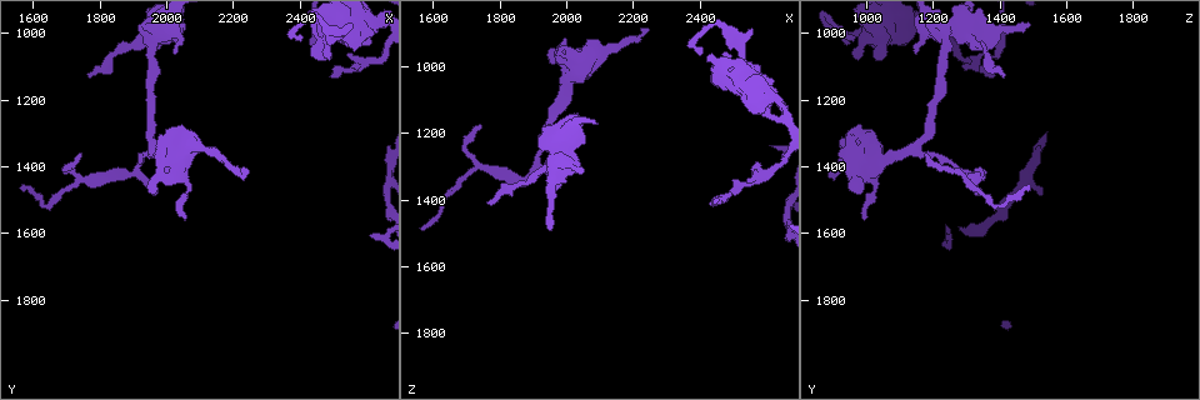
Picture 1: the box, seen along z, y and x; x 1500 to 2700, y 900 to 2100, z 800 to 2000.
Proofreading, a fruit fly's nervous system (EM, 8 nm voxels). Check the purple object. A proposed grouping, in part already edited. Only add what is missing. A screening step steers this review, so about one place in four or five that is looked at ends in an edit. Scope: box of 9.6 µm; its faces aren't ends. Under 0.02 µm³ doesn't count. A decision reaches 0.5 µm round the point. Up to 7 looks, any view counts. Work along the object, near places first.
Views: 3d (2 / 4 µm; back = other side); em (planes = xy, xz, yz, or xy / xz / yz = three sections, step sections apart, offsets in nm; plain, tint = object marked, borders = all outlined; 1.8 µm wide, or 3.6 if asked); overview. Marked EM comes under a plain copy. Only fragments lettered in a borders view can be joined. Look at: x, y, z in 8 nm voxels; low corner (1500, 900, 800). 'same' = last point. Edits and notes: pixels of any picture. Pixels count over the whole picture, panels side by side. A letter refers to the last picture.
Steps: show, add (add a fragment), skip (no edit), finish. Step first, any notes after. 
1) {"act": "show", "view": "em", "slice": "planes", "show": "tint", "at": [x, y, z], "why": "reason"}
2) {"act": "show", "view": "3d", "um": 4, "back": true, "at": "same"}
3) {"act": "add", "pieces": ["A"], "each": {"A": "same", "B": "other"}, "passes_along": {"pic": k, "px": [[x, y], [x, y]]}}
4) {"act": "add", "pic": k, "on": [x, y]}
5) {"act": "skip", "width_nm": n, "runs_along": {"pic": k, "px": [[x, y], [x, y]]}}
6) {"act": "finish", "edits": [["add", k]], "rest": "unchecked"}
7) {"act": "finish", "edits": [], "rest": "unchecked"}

{"act": "show", "view": "em", "slice": "planes", "show": "borders", "at": [1990, 1330, 940], "why": "an open end"}

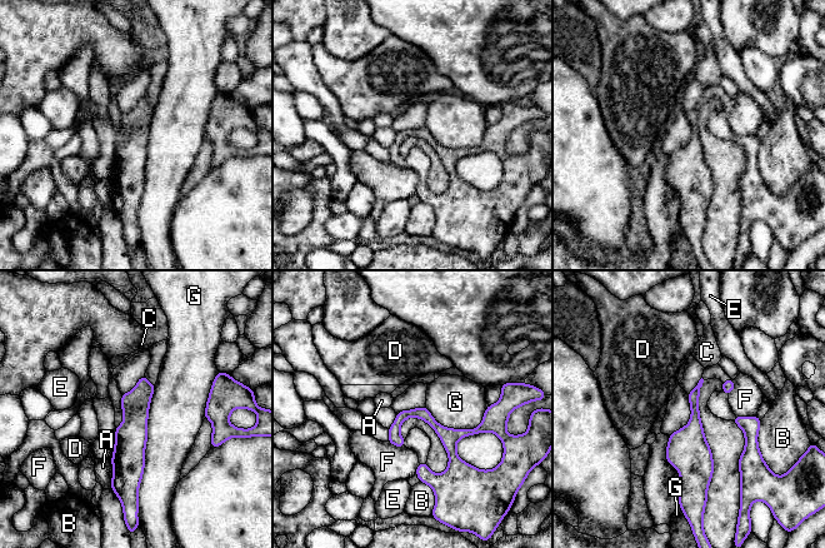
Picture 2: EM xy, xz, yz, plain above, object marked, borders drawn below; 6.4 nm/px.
{"act": "skip", "each": {"A": "other", "B": "other", "C": "other", "D": "other", "E": "other", "F": "other", "G": "other"}, "runs_along": {"pic": 2, "px": [[144, 379], [135, 403], [126, 486]]}, "found": "no lettered fragment goes on from it"}

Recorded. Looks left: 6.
{"act": "show", "view": "em", "slice": "planes", "show": "borders", "at": [1740, 1370, 1170]}

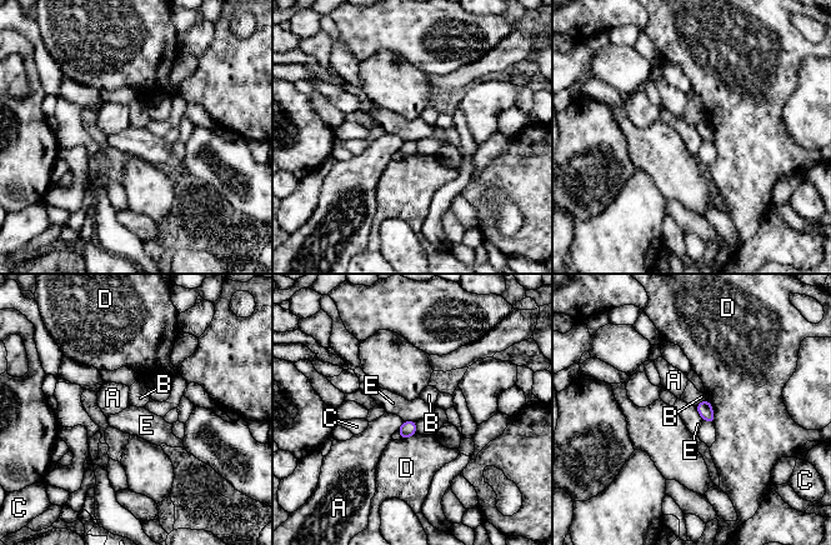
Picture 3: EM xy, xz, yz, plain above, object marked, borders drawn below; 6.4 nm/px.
{"act": "skip", "longest_contact_nm": ["D", 160], "each": {"A": "other", "B": "other", "C": "other", "D": "other", "E": "other"}, "found": "no lettered fragment goes on from it"}

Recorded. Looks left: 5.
{"act": "show", "view": "em", "slice": "yz", "step": 4, "show": "tint", "at": [1960, 1020, 1350], "why": "sudden change in width"}

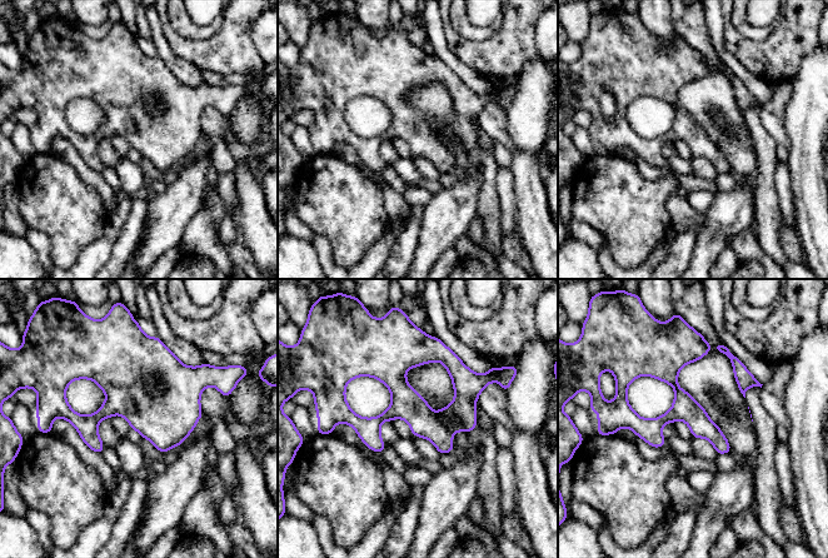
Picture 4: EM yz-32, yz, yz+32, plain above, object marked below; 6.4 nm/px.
{"act": "show", "view": "em", "slice": "planes", "show": "borders", "at": "same"}

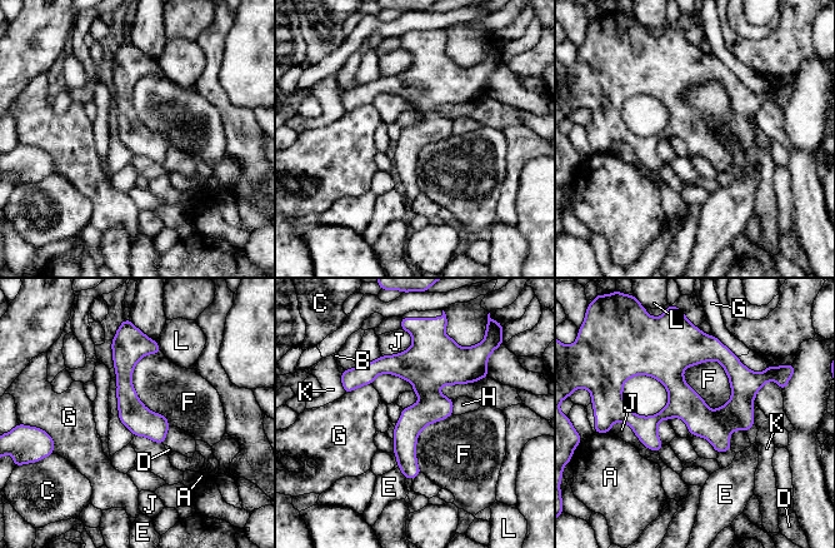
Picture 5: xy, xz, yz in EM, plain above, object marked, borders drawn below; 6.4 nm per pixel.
{"act": "skip", "each": {"A": "other", "B": "other", "C": "other", "D": "other", "E": "other", "F": "other", "G": "other", "H": "other", "J": "other", "K": "other", "L": "other"}, "border": {"pic": 5, "px": [[681, 372], [711, 409], [733, 394]]}, "found": "no lettered fragment goes on from it"}

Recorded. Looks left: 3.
{"act": "finish", "edits": [], "rest": "unchecked"}

